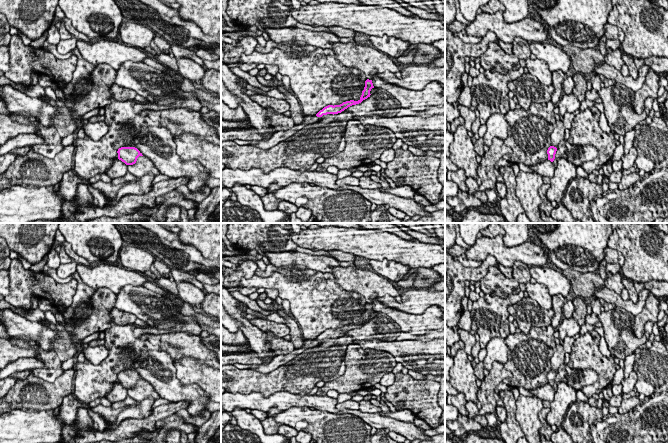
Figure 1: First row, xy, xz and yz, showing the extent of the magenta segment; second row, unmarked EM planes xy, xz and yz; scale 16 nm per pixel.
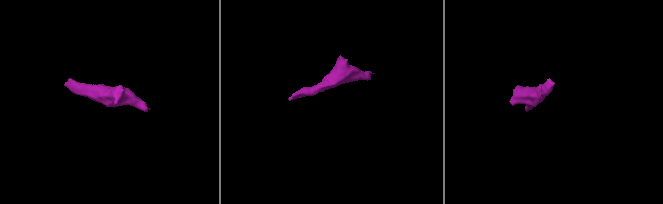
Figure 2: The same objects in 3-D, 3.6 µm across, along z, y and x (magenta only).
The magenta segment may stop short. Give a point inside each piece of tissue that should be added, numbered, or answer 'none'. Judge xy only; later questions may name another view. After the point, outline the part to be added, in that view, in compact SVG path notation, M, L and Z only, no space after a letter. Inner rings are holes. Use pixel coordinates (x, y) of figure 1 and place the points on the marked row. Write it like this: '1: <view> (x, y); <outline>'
none

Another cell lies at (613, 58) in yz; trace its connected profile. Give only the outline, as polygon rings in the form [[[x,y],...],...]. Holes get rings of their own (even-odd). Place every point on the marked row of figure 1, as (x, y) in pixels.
[[[607,48],[607,54],[605,56],[605,62],[614,67],[617,70],[621,70],[622,66],[625,65],[625,62],[622,59],[623,51],[621,48],[613,50],[611,48]]]

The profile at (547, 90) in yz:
[[[524,73],[516,80],[508,83],[509,91],[514,93],[518,99],[521,108],[528,110],[532,102],[542,103],[551,101],[551,95],[554,91],[553,85],[543,85],[537,77],[530,73]]]

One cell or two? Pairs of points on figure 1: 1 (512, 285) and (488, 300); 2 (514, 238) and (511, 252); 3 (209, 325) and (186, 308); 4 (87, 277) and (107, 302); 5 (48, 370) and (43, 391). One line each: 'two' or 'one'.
1: two
2: two
3: one
4: two
5: two

